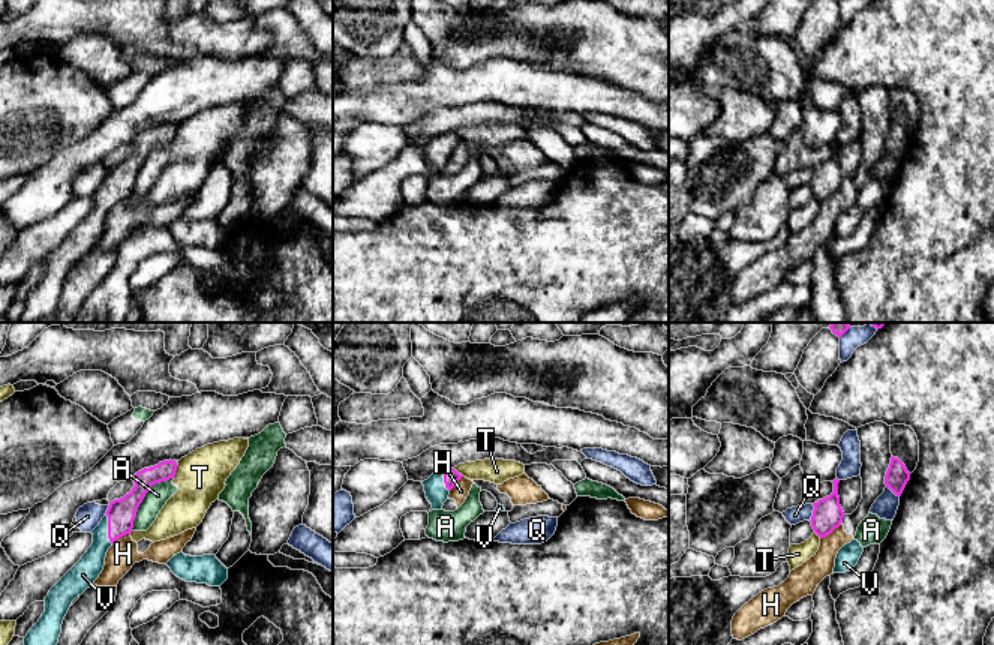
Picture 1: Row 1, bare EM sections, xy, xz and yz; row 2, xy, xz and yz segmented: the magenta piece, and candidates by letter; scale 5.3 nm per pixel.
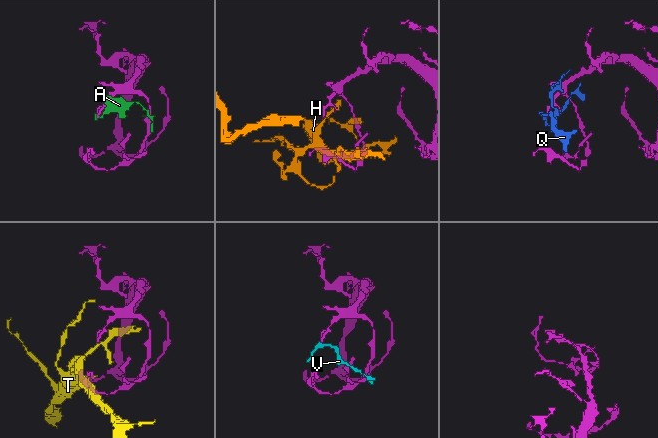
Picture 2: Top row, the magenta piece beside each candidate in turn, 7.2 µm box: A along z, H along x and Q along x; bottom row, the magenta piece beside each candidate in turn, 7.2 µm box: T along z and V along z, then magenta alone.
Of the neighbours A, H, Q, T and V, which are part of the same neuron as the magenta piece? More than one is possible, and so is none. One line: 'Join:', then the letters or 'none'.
Join: V

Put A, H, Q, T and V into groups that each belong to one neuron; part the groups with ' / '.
A / H / Q / T / V

